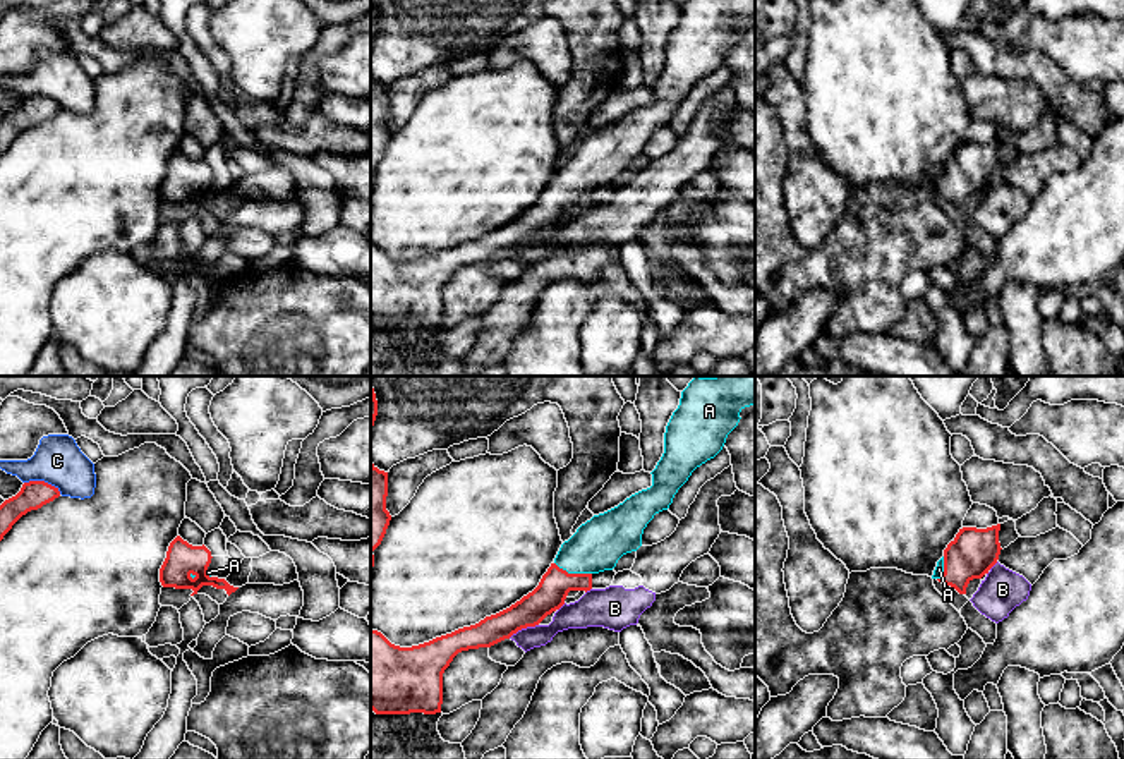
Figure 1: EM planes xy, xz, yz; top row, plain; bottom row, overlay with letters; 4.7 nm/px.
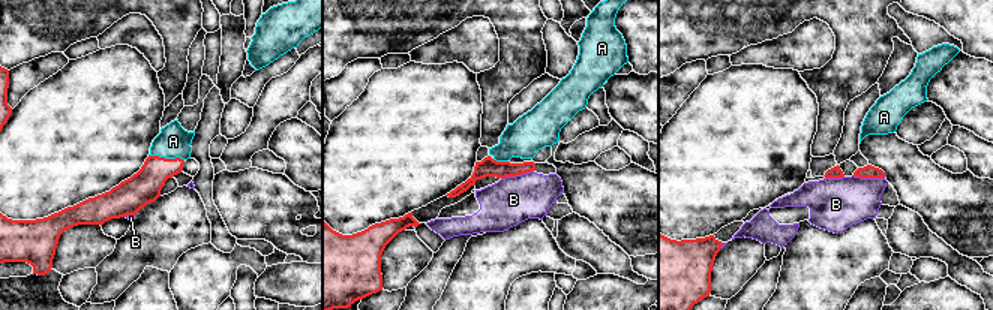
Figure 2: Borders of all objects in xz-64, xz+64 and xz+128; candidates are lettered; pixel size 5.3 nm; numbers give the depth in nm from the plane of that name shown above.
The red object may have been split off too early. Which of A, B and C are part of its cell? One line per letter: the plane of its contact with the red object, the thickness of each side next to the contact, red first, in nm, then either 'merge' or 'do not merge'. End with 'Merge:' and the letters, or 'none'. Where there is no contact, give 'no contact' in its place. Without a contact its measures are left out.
A: contact in xz; calibres 150 and 240 nm; merge
B: contact in xz; calibres 150 and 120 nm; do not merge
C: contact in xy; calibres 140 and 220 nm; do not merge
Merge: A

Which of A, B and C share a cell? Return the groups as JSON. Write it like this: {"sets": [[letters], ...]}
{"sets": [["A"], ["B"], ["C"]]}

